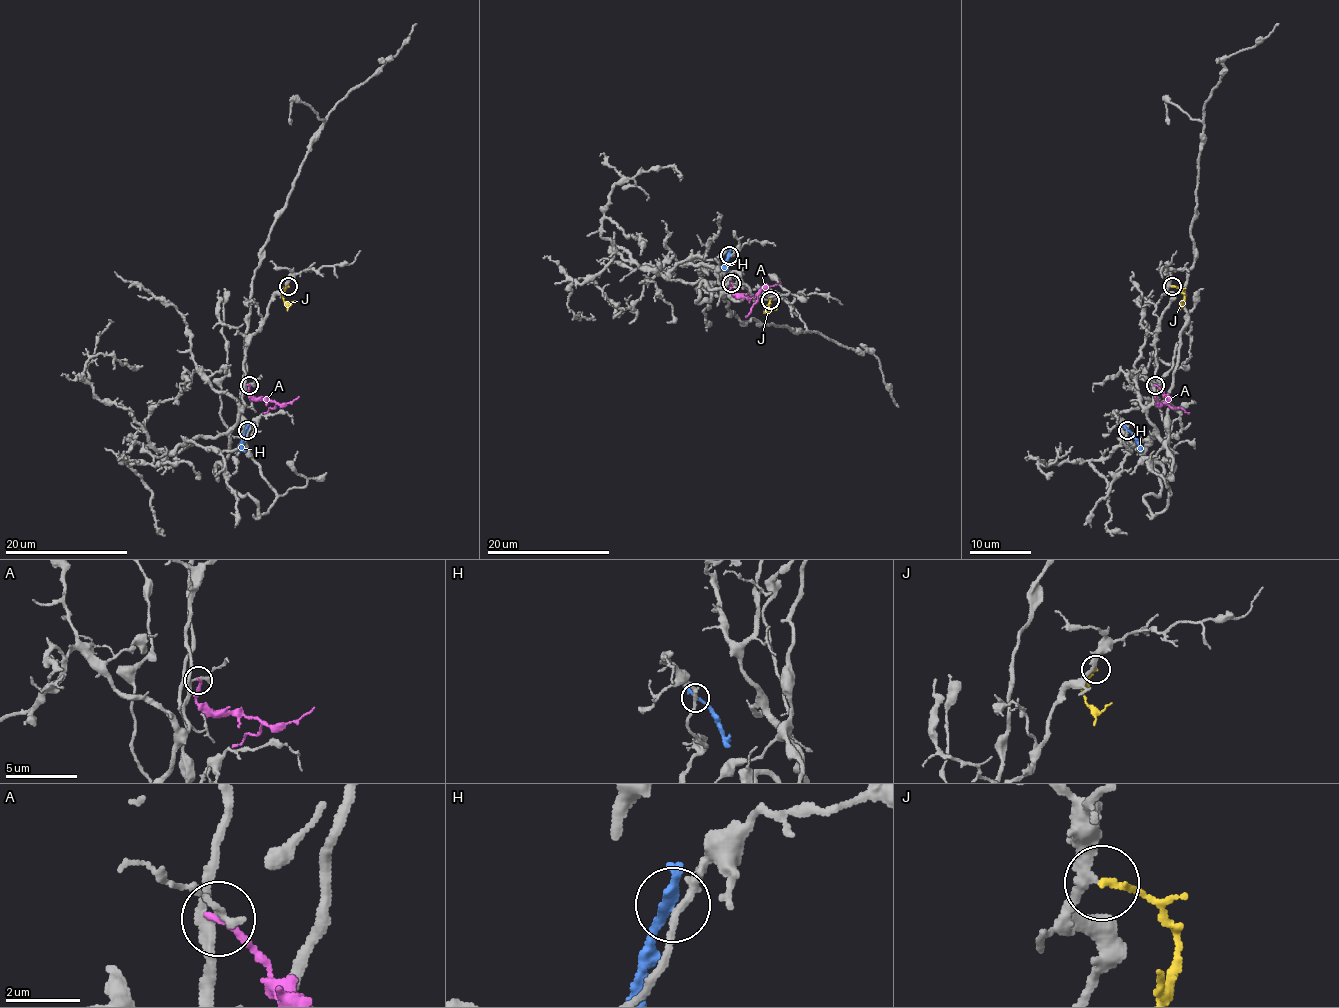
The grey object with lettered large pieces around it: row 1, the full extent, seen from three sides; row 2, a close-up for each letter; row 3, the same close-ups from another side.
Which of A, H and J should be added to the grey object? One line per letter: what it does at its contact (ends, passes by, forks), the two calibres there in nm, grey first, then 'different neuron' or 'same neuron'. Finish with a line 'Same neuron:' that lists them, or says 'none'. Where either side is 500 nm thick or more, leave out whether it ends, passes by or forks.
A: it ends; calibres 170 and 180 nm; different neuron
H: it passes by; calibres 220 and 240 nm; different neuron
J: it ends; calibres 240 and 170 nm; same neuron
Same neuron: J

